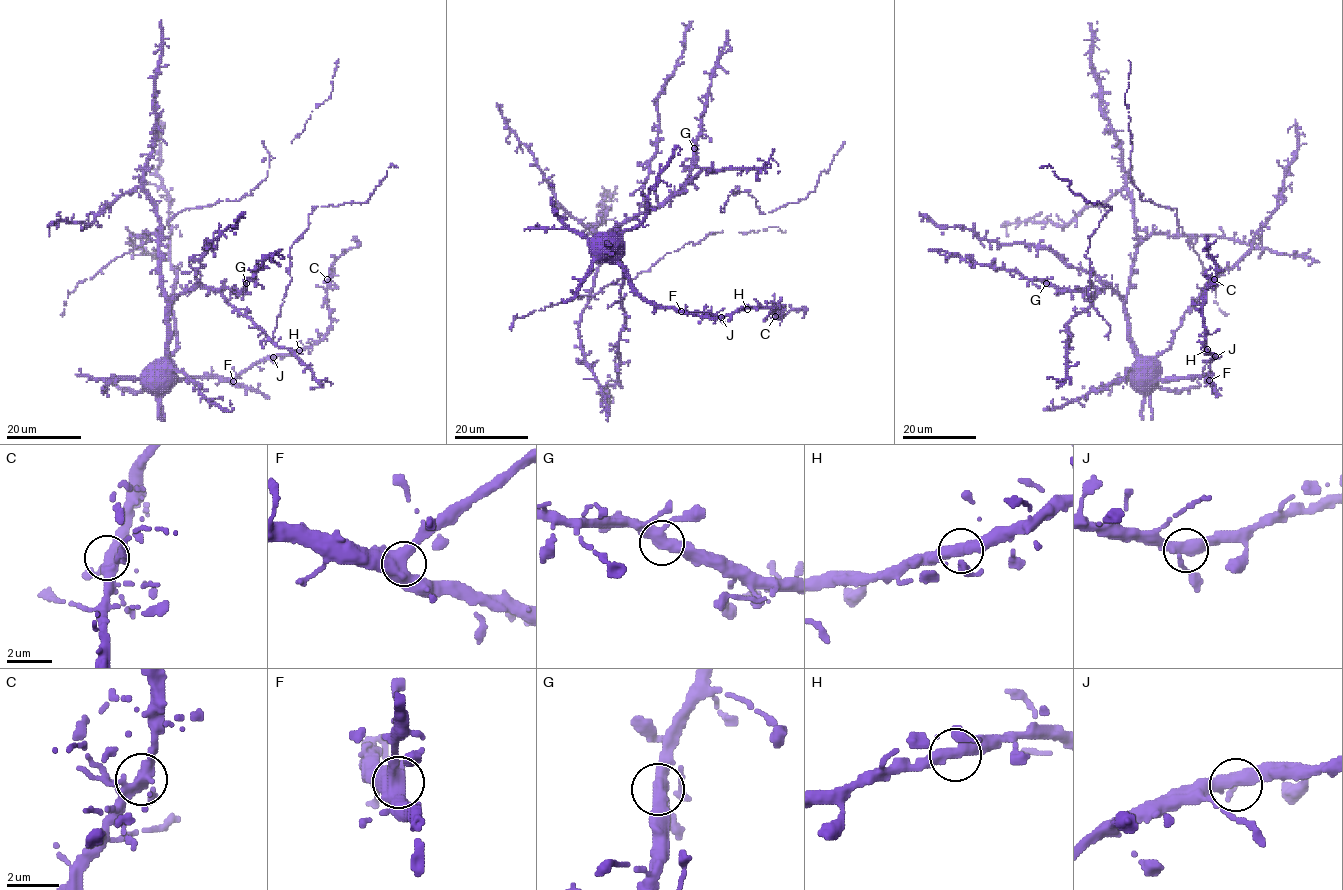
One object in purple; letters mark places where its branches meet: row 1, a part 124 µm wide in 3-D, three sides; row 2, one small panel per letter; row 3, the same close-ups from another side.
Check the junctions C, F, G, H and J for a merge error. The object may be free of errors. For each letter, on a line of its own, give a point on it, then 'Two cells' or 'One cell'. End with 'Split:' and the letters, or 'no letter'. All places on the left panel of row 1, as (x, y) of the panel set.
C: Place: (327, 279). One cell
F: Place: (233, 381). One cell
G: Place: (246, 283). One cell
H: Place: (299, 350). One cell
J: Place: (273, 357). One cell
Split: no letter

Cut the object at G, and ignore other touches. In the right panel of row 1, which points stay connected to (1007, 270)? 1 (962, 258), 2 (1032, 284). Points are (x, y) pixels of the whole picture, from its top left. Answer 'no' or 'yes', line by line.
1: yes
2: yes

